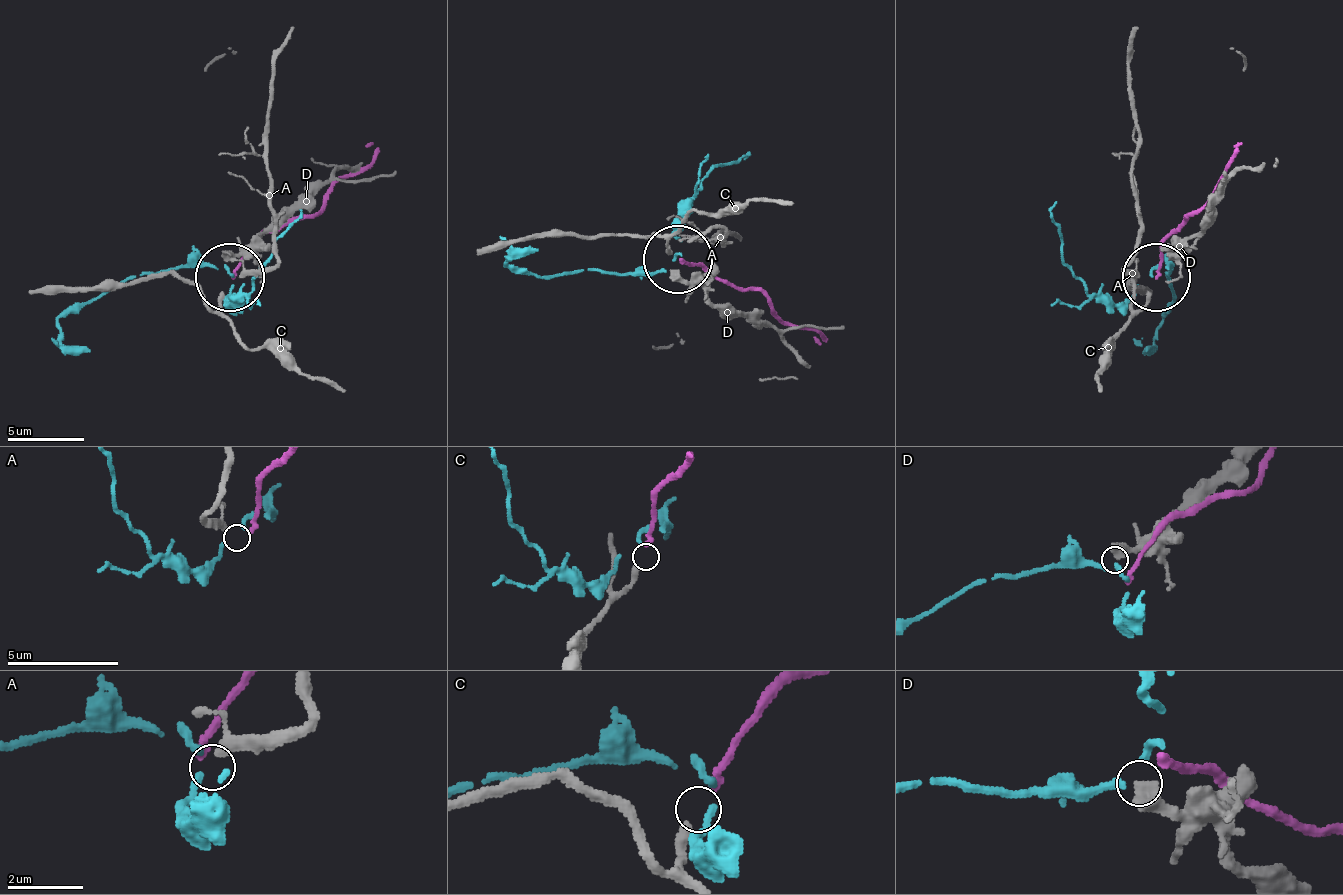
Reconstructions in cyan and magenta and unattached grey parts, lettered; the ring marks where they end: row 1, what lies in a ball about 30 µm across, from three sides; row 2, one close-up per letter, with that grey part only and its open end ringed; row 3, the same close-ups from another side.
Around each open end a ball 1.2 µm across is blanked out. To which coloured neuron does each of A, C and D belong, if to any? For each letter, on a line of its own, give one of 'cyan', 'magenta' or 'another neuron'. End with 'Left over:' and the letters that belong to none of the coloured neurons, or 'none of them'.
A: another neuron
C: magenta
D: cyan
Left over: A

